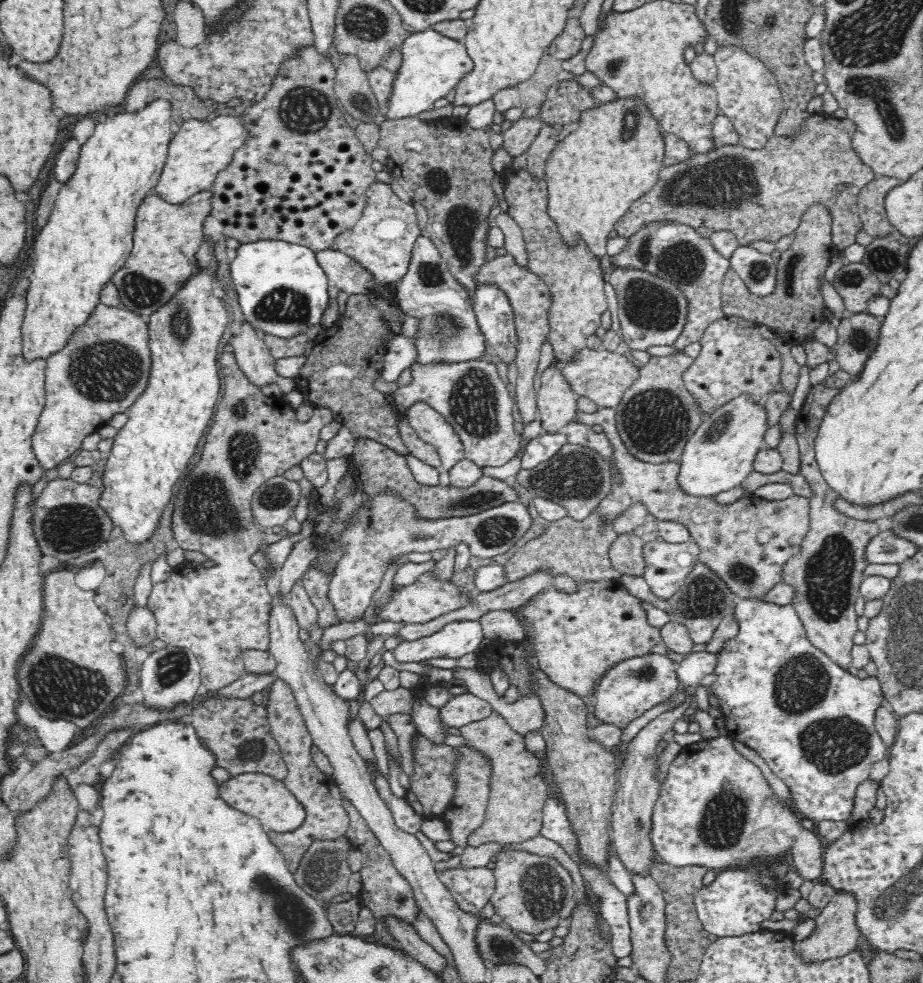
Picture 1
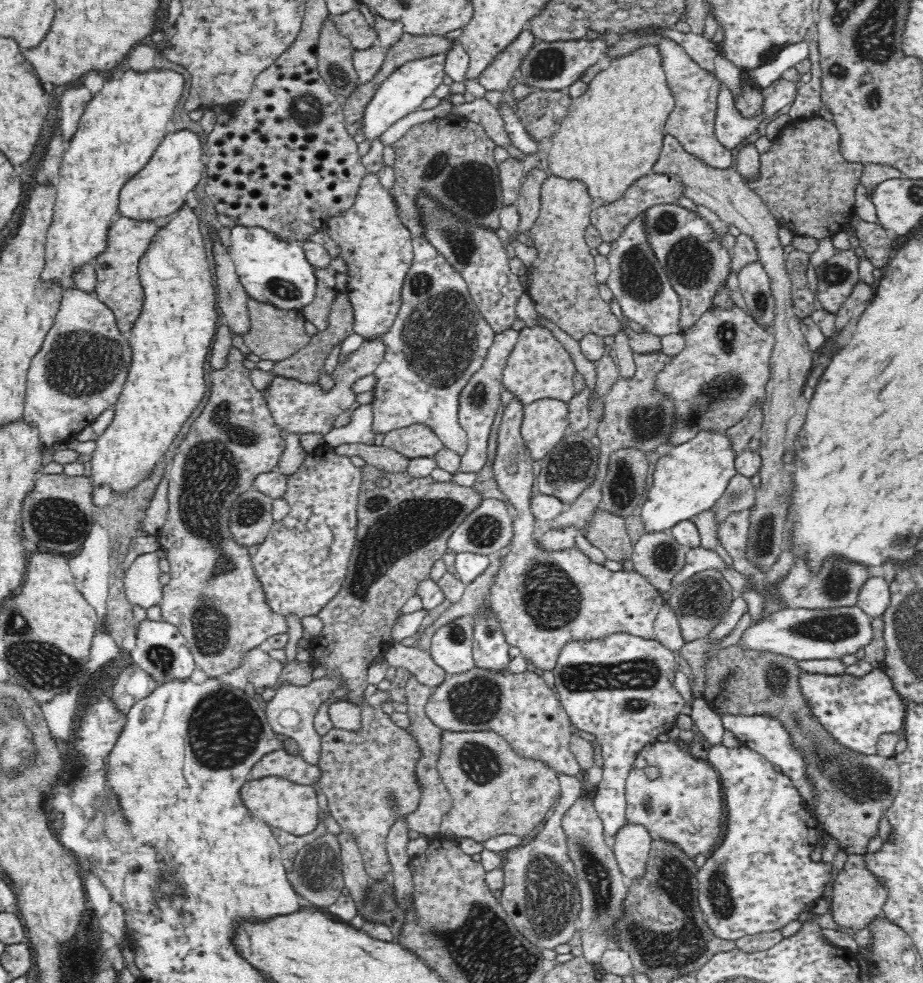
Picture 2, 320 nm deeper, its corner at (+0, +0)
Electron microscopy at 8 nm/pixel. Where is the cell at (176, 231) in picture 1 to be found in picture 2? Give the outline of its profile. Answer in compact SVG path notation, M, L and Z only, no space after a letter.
M119 216L108 230L109 248L107 252L96 258L93 264L96 277L98 277L94 294L112 309L118 327L125 334L128 334L136 320L142 315L144 302L146 302L144 285L140 279L140 261L147 254L154 237L166 222L167 219L152 221Z

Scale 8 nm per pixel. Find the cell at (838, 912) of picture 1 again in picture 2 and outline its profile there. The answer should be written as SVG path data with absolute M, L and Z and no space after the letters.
M850 854L844 870L834 876L832 884L831 914L840 932L860 932L871 928L876 918L885 918L882 907L887 897L887 888L882 882L872 876L864 866L863 855Z

